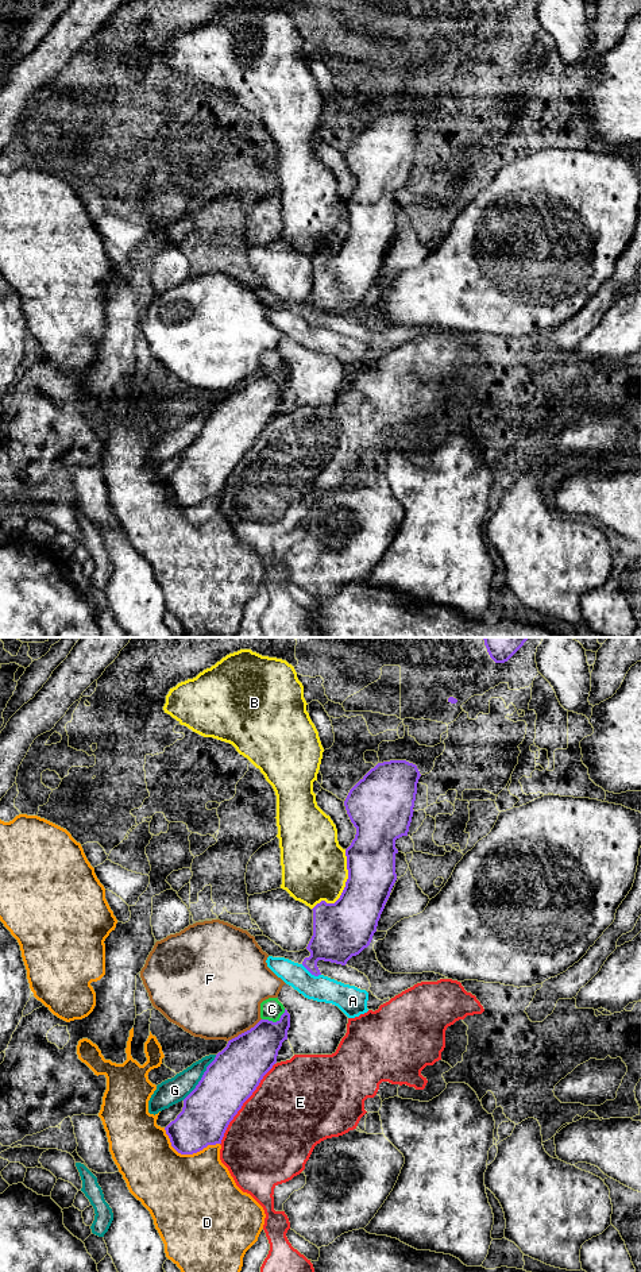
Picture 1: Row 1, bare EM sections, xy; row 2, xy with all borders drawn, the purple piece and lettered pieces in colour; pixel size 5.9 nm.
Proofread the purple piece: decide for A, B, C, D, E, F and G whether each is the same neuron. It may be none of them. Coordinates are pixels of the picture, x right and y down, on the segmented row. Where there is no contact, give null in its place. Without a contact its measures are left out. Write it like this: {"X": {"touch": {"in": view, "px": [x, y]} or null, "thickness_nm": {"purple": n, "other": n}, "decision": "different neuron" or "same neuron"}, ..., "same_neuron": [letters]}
{"A": {"touch": {"in": "xy", "px": [311, 972]}, "thickness_nm": {"purple": 280, "other": 160}, "decision": "different neuron"}, "B": {"touch": {"in": "xy", "px": [344, 887]}, "thickness_nm": {"purple": 340, "other": 380}, "decision": "different neuron"}, "C": {"touch": {"in": "xy", "px": [274, 1022]}, "thickness_nm": {"purple": 280, "other": 140}, "decision": "different neuron"}, "D": {"touch": {"in": "xy", "px": [186, 1153]}, "thickness_nm": {"purple": 280, "other": 500}, "decision": "different neuron"}, "E": {"touch": {"in": "xy", "px": [243, 1102]}, "thickness_nm": {"purple": 300, "other": 480}, "decision": "different neuron"}, "F": {"touch": {"in": "xy", "px": [244, 1032]}, "thickness_nm": {"purple": 300, "other": 480}, "decision": "different neuron"}, "G": {"touch": {"in": "xy", "px": [201, 1078]}, "thickness_nm": {"purple": 300, "other": 150}, "decision": "different neuron"}, "same_neuron": []}

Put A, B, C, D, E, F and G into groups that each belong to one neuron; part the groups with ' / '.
A / B / C / D / E / F / G

